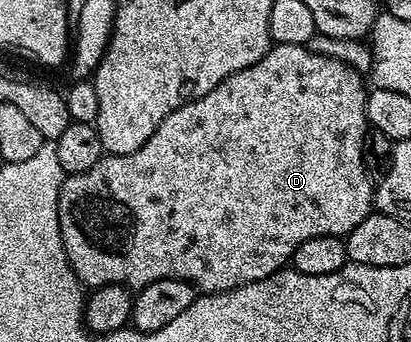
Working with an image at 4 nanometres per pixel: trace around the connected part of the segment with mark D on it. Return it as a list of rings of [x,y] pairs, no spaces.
[[[272,45],[265,57],[257,60],[257,64],[241,72],[233,72],[233,76],[221,80],[213,92],[205,92],[205,96],[186,102],[165,116],[157,132],[153,132],[153,136],[149,136],[137,152],[107,154],[100,162],[93,164],[89,172],[64,177],[59,193],[59,223],[65,256],[73,272],[87,288],[121,284],[132,292],[138,292],[162,278],[176,278],[191,283],[196,291],[203,294],[220,294],[276,274],[290,263],[298,246],[305,244],[305,240],[313,240],[313,236],[338,238],[353,232],[353,228],[357,228],[357,224],[373,212],[373,179],[363,163],[363,141],[369,129],[368,93],[369,86],[364,75],[349,68],[349,64],[341,64],[341,60],[333,60],[329,56],[317,56],[306,46]]]

